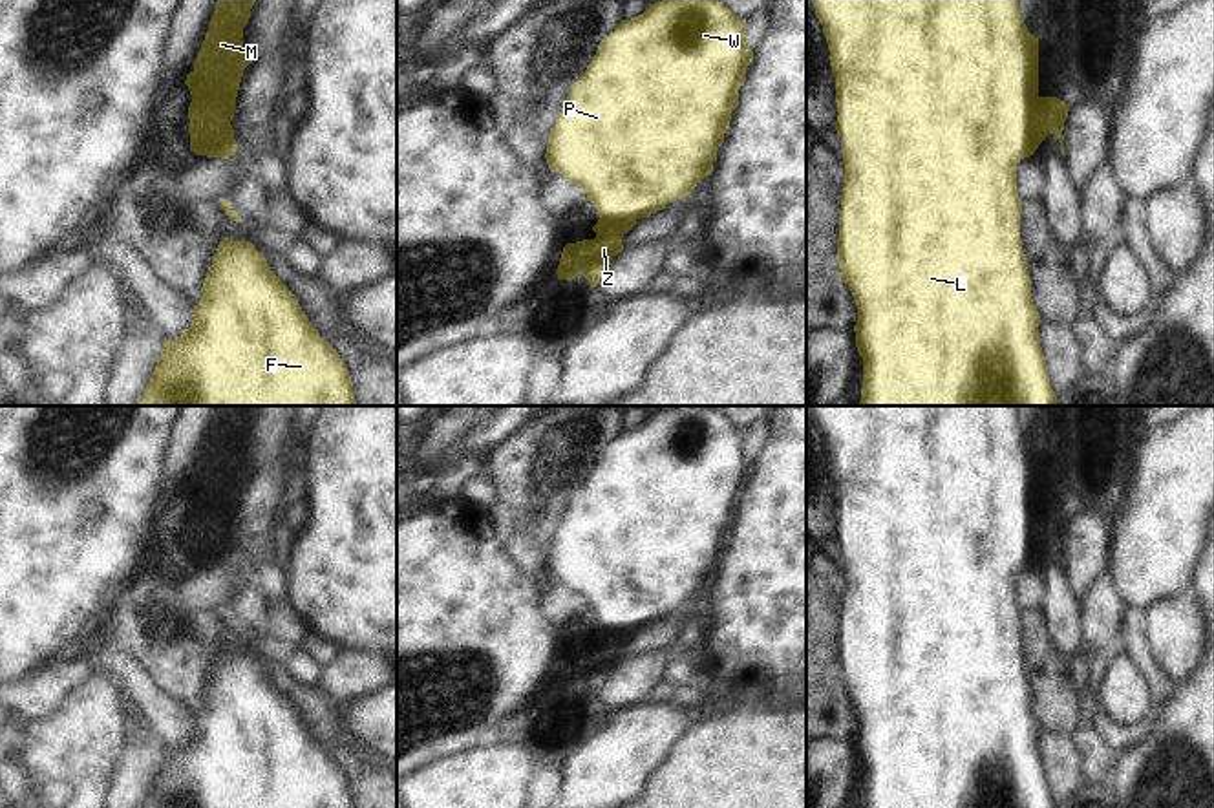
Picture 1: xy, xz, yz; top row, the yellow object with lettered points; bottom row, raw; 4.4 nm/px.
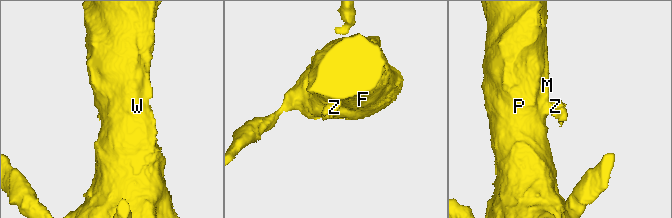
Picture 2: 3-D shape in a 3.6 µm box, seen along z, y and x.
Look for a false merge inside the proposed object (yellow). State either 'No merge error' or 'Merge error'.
Merge error.

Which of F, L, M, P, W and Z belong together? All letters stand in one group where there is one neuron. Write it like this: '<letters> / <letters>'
F L M P W / Z

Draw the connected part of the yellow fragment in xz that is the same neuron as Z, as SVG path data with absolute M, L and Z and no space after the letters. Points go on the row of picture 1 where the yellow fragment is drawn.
M598 219L594 239L567 243L556 269L558 280L583 274L591 287L598 287L611 260L623 250L622 238L633 230L636 219Z

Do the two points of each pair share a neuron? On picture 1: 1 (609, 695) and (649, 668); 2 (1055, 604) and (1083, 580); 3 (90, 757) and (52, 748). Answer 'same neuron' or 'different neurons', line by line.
1: same neuron
2: different neurons
3: same neuron

